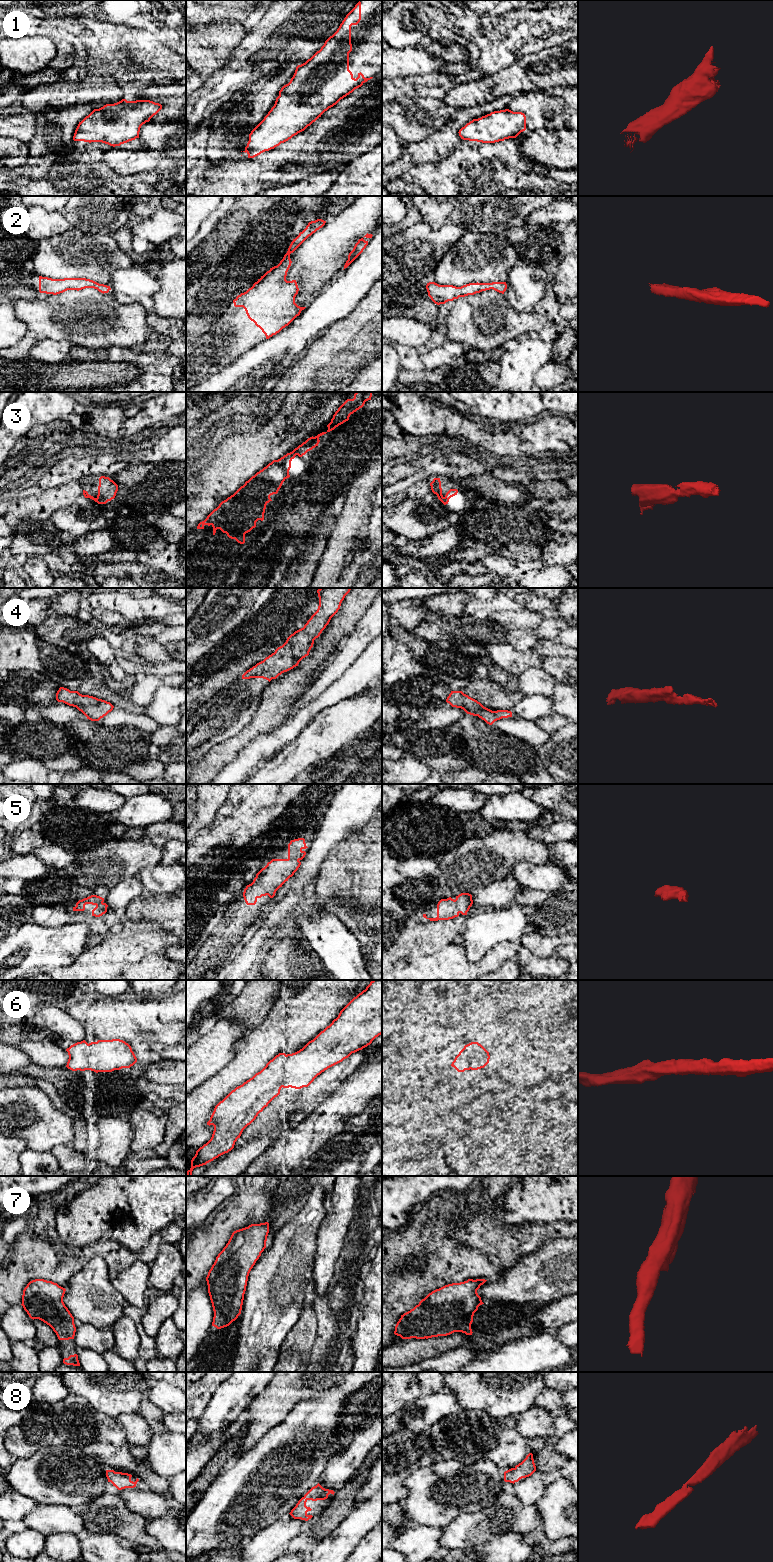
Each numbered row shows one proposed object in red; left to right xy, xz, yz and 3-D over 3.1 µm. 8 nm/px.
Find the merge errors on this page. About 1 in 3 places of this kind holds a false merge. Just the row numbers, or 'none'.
none

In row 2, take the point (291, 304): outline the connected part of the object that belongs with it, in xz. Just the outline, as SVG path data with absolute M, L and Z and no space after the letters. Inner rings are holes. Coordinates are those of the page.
M322 219L309 222L293 239L280 263L270 268L251 288L233 300L235 307L245 309L248 318L262 330L266 339L279 333L306 308L295 303L299 291L296 280L286 280L292 263L290 254L325 223Z

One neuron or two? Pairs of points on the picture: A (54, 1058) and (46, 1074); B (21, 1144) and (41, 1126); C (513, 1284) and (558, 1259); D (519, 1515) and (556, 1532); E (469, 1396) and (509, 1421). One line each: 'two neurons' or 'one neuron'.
A: two neurons
B: two neurons
C: one neuron
D: two neurons
E: two neurons

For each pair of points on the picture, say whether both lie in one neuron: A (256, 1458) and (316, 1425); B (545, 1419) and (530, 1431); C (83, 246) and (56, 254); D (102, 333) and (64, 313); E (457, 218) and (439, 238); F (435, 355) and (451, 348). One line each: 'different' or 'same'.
A: same
B: same
C: same
D: same
E: different
F: same

